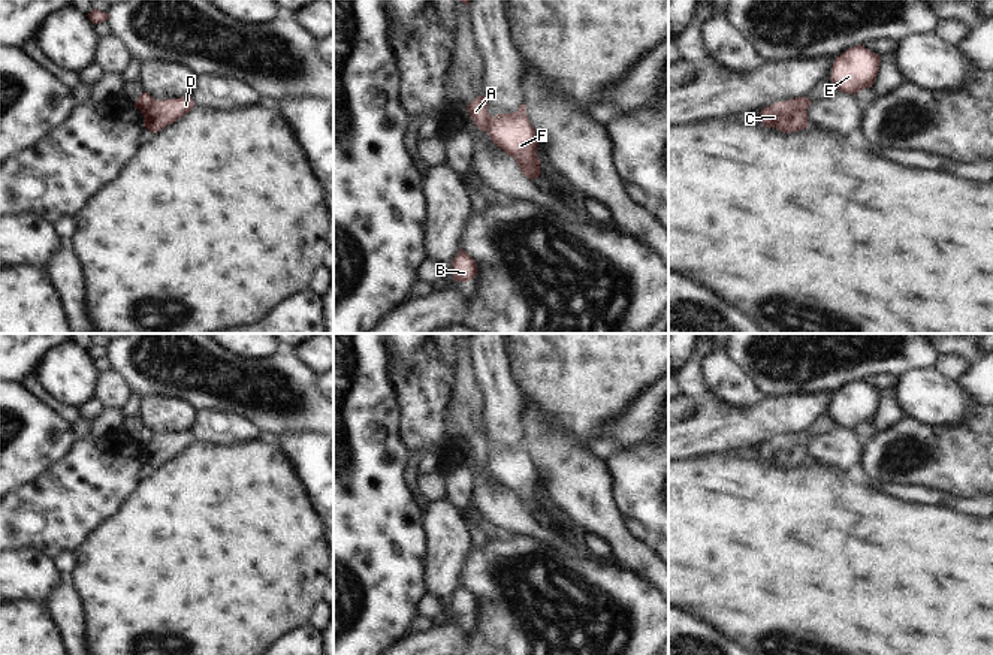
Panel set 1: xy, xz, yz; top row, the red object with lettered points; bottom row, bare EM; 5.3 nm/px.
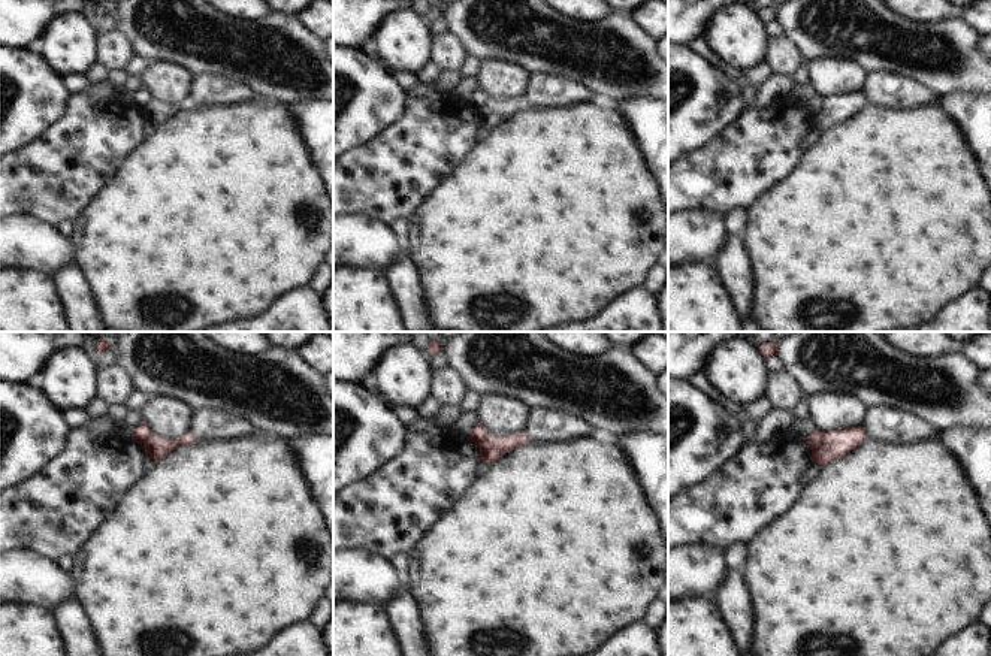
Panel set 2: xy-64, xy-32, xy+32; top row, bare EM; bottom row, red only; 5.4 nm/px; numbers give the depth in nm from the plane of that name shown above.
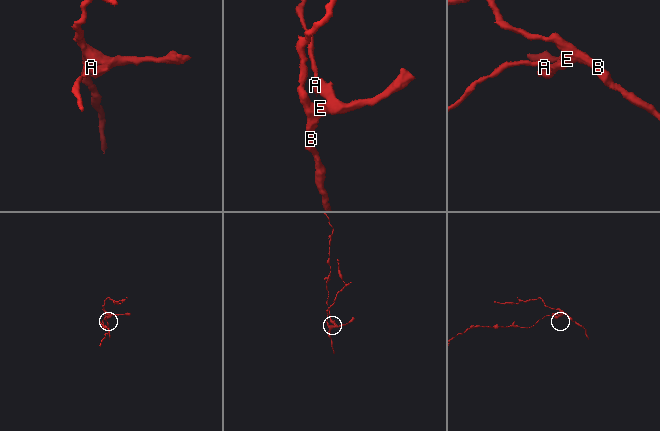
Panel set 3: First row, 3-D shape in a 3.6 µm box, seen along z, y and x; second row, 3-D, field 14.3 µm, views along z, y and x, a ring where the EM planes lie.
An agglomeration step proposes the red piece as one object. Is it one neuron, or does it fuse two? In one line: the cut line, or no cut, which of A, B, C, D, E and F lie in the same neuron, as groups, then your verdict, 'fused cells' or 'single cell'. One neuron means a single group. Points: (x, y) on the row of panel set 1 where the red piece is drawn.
cut xy (154, 99), (153, 108), (144, 115); groups A / B C D E F; fused cells

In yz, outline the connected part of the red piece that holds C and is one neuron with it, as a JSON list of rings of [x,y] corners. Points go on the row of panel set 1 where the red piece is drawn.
[[[796,97],[785,102],[776,102],[760,111],[760,120],[764,127],[775,127],[779,132],[800,132],[809,127],[808,108],[812,102],[805,97]]]

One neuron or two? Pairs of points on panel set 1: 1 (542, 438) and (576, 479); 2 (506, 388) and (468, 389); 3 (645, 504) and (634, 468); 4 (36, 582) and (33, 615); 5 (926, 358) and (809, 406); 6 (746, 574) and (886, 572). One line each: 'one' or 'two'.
1: one
2: two
3: one
4: two
5: two
6: one

